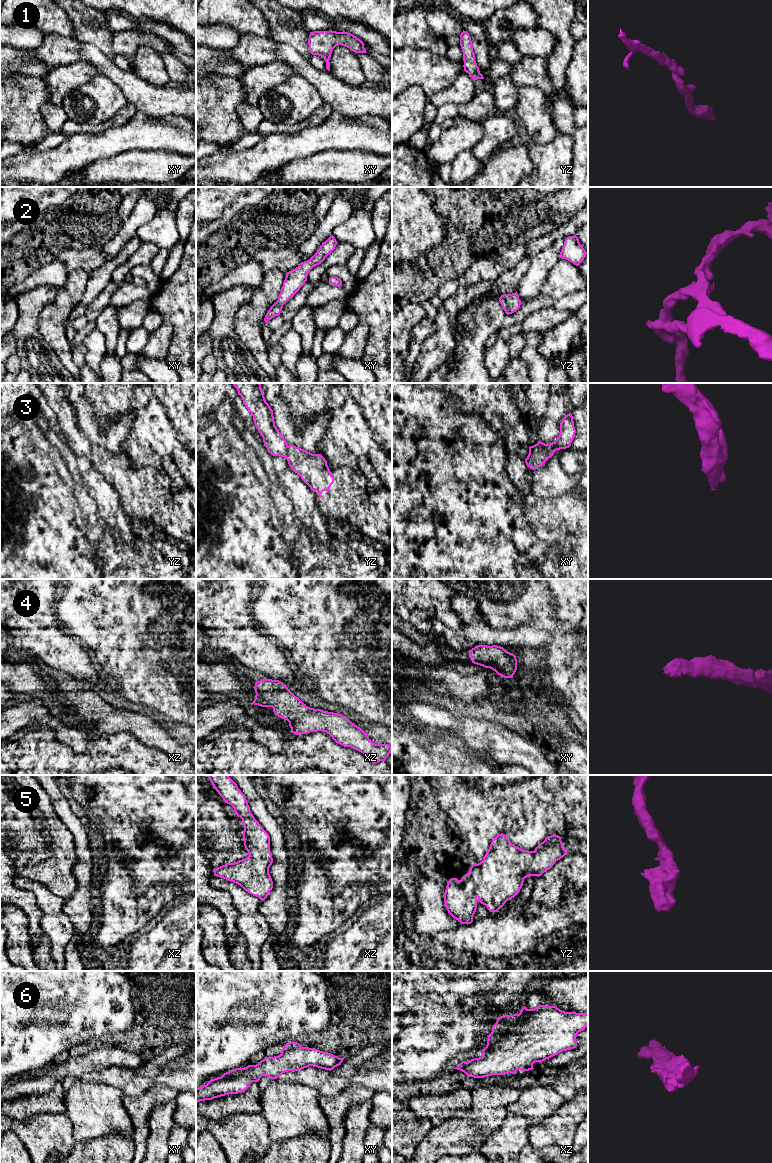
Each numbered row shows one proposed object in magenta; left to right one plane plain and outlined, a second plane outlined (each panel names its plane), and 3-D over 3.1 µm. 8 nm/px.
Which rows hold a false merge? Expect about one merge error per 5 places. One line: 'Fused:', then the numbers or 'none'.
Fused: none

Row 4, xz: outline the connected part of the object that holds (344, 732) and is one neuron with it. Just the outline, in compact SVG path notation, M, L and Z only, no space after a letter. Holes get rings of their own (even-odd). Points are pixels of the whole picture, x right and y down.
M262 679L257 681L253 688L256 693L253 704L272 707L275 715L289 722L291 733L299 735L316 731L326 732L336 743L363 753L374 764L385 761L392 752L392 747L389 744L373 743L364 730L352 723L346 716L308 707L279 680Z

